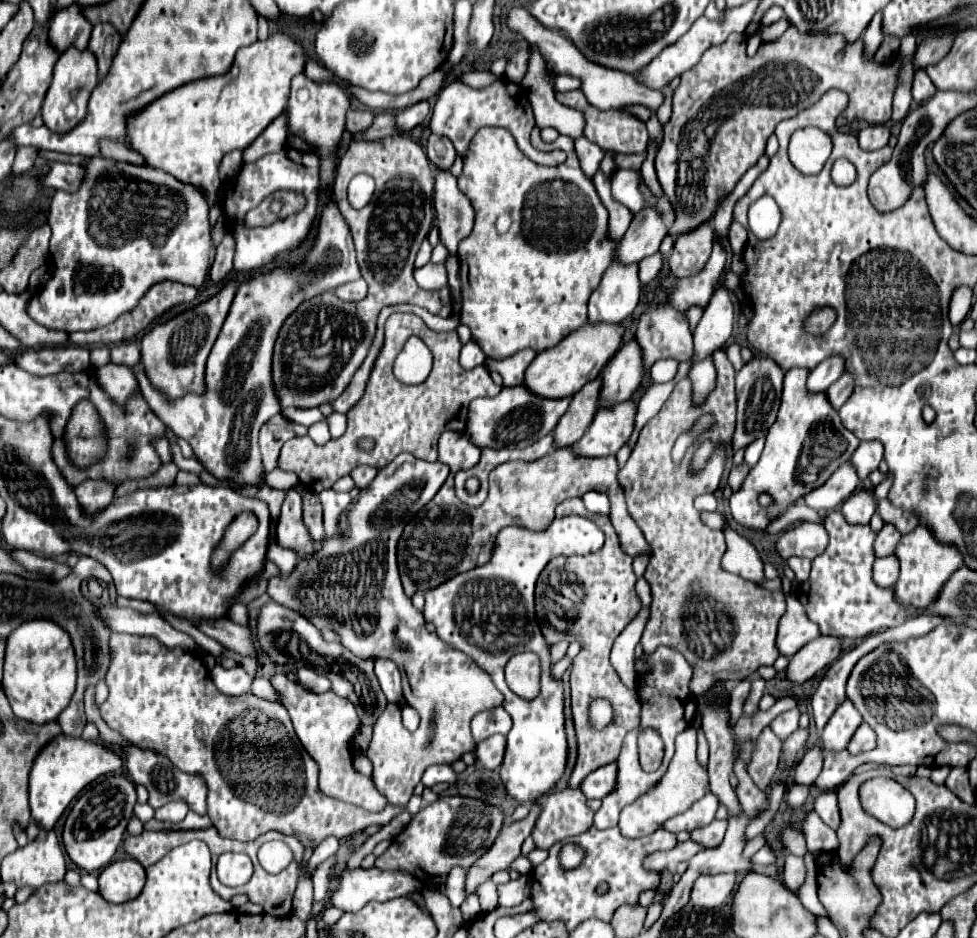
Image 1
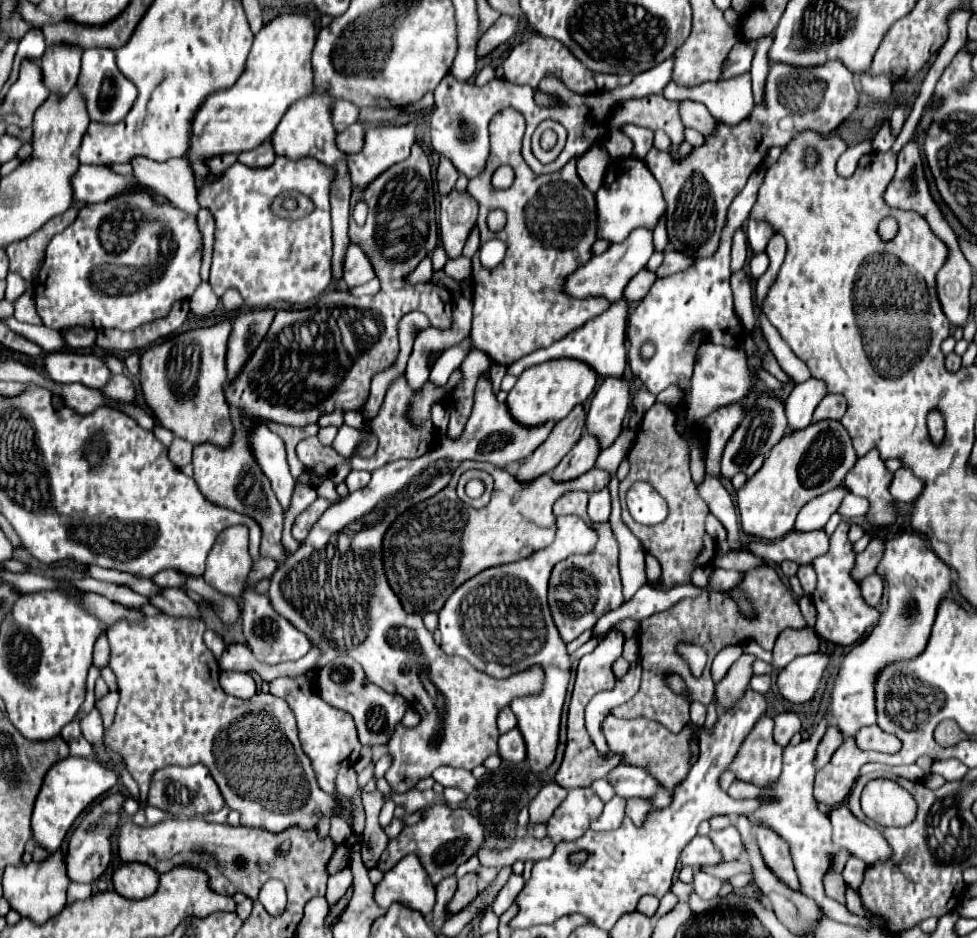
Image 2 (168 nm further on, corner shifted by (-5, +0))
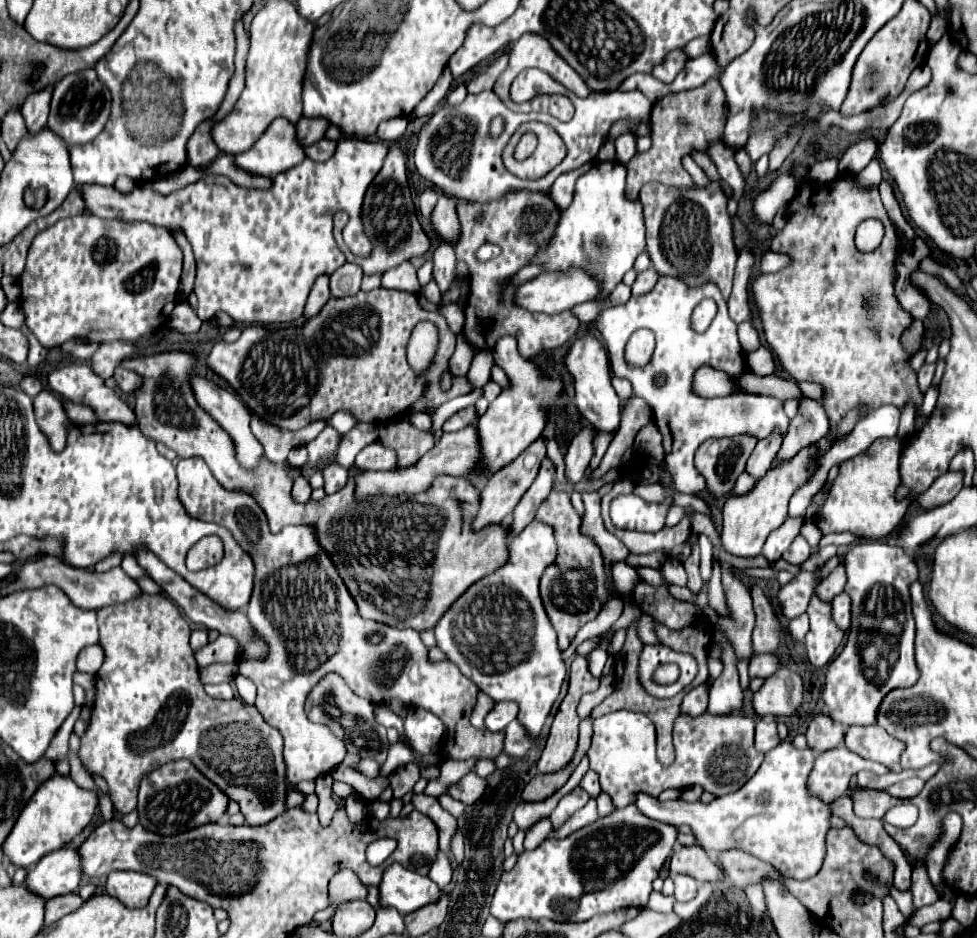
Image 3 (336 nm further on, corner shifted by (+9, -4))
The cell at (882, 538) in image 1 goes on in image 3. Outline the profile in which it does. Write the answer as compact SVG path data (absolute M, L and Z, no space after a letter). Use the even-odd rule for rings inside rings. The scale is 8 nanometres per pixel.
M839 564L839 566L821 582L821 586L815 588L815 594L817 594L817 598L821 598L823 602L831 602L837 594L843 592L845 582L847 582L845 568Z

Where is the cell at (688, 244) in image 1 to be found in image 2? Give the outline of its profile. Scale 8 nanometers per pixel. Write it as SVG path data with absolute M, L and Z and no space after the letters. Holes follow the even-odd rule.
M671 250L665 254L665 260L655 274L657 276L671 276L675 272L687 270L687 266L691 266L691 264L693 264L693 258L687 258L687 254L679 254L677 250Z

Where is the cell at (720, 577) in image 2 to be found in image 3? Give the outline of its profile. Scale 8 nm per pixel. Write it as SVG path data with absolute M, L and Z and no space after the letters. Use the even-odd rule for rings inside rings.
M667 558L667 562L661 566L661 576L667 584L675 584L675 586L685 586L685 582L687 582L683 564L675 558Z

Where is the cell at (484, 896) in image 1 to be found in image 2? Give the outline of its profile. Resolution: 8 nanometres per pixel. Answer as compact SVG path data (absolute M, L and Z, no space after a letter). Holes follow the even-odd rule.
M511 876L509 878L509 882L501 888L501 892L499 892L499 896L495 898L495 902L491 904L491 908L493 908L493 912L497 914L497 916L501 916L513 902L515 902L515 898L517 898L517 894L523 890L523 886L525 886L525 880L521 878L521 876Z

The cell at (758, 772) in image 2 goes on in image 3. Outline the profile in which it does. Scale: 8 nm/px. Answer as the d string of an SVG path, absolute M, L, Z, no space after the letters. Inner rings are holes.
M625 710L611 712L611 714L605 714L603 718L597 718L593 722L593 730L595 730L595 734L593 734L595 746L591 746L589 754L587 754L589 770L599 774L601 790L605 790L611 796L615 808L633 804L633 800L637 800L637 794L641 794L641 792L657 798L663 790L669 790L669 788L683 790L683 788L691 788L691 786L701 786L703 790L711 792L713 796L723 796L723 794L739 790L759 770L759 766L763 762L763 754L757 752L753 746L755 722L753 722L753 718L739 716L739 714L727 714L727 716L717 716L717 718L713 718L713 714L705 714L705 712L697 718L681 714L673 726L675 760L669 766L663 766L657 760L655 726L653 726L653 722L649 722L649 718L645 714L625 712Z

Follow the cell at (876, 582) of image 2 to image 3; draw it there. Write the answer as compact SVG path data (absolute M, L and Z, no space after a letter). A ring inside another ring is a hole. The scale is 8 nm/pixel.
M841 592L839 596L833 598L831 602L833 606L833 622L837 622L837 626L841 626L841 630L849 630L851 624L851 600L845 592Z

